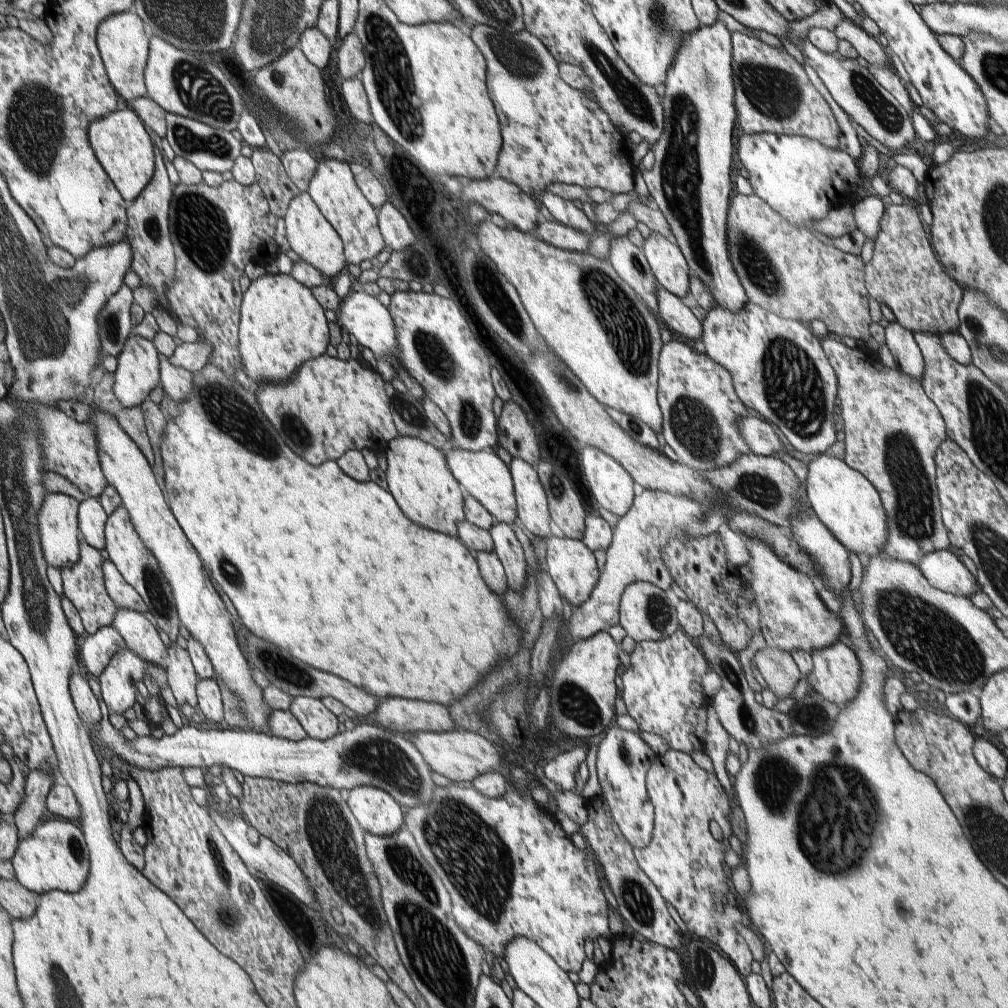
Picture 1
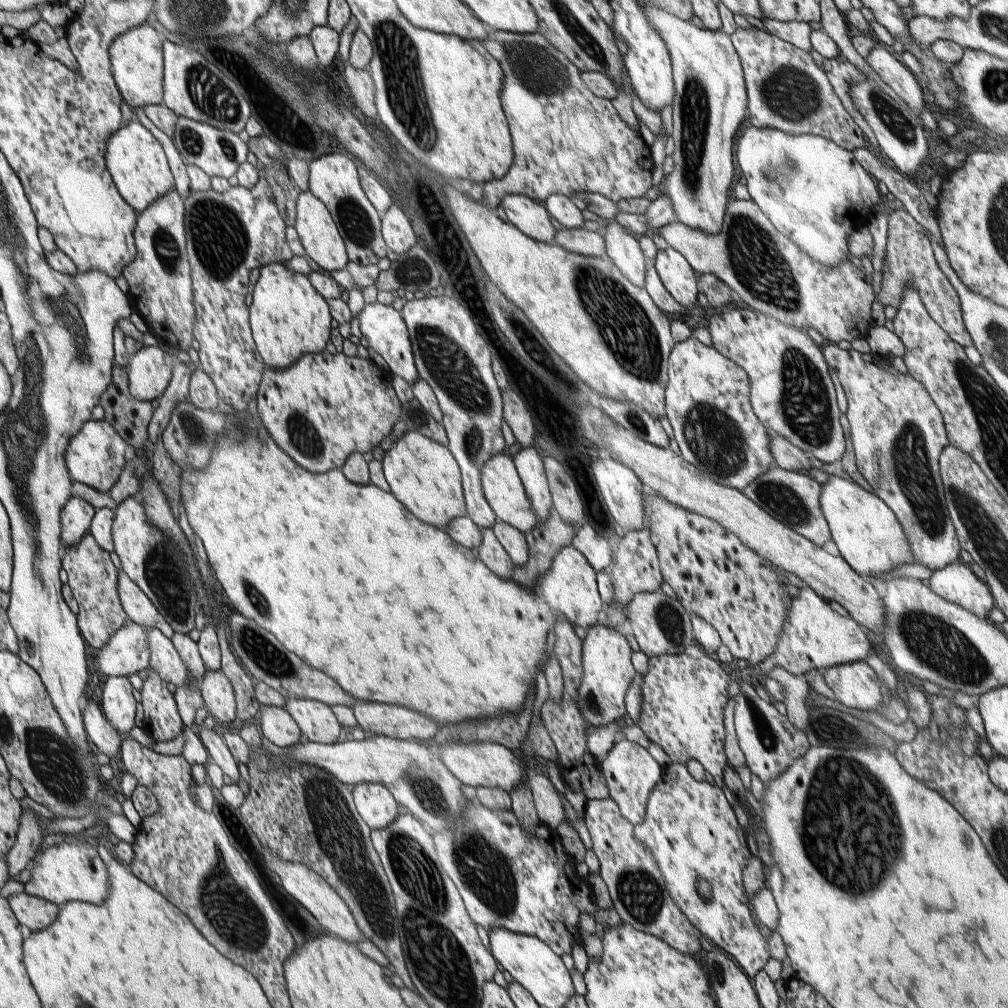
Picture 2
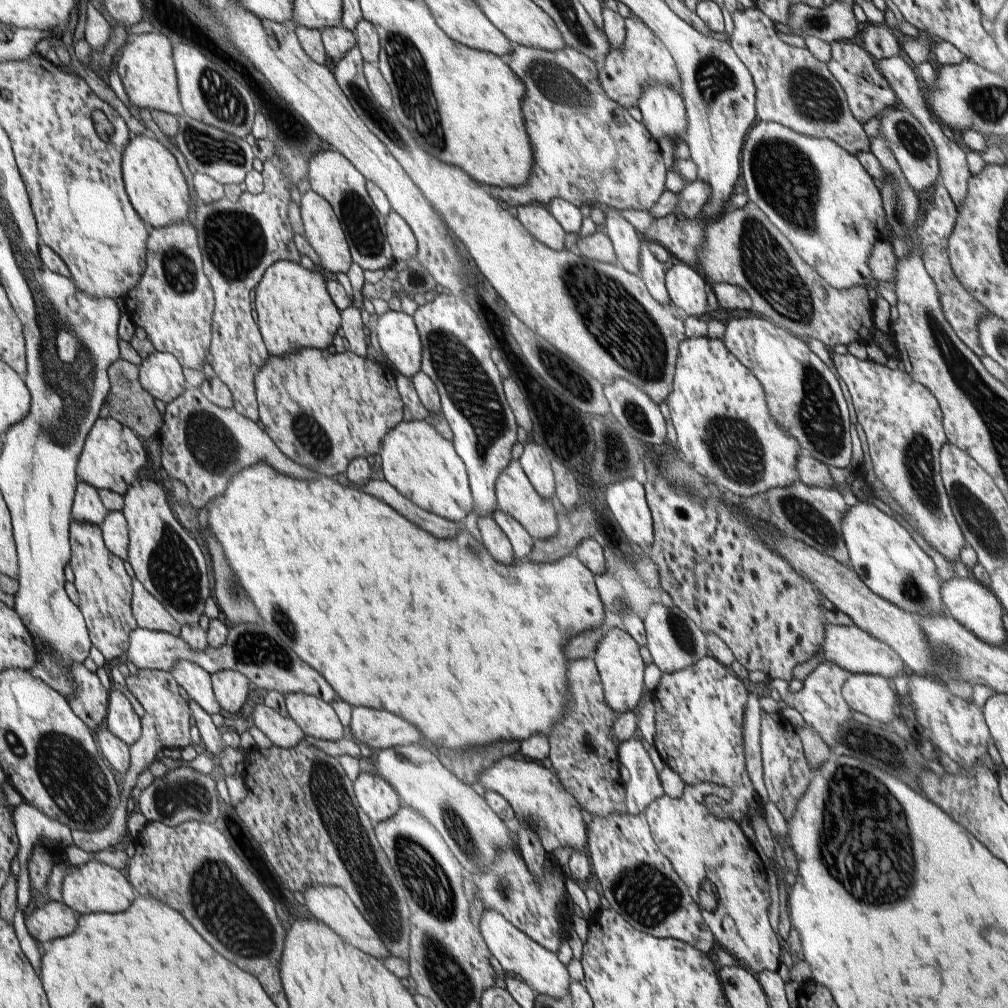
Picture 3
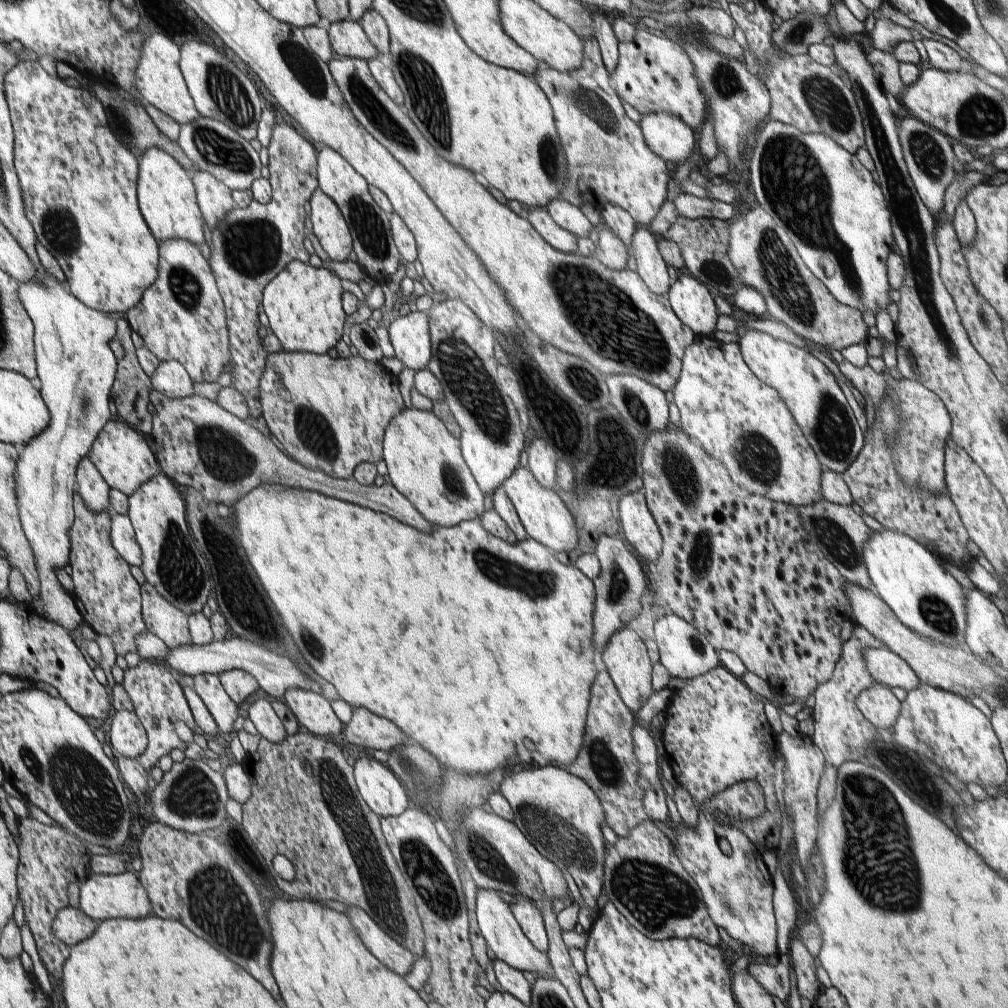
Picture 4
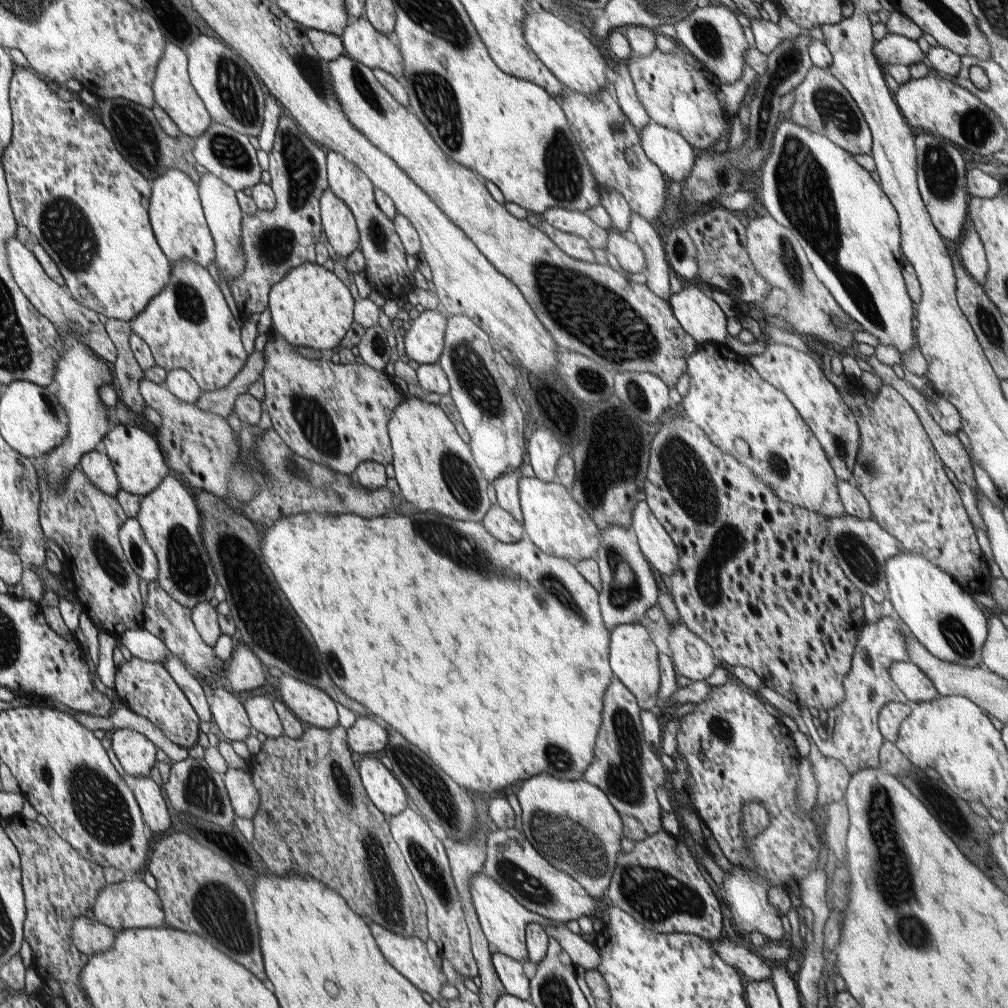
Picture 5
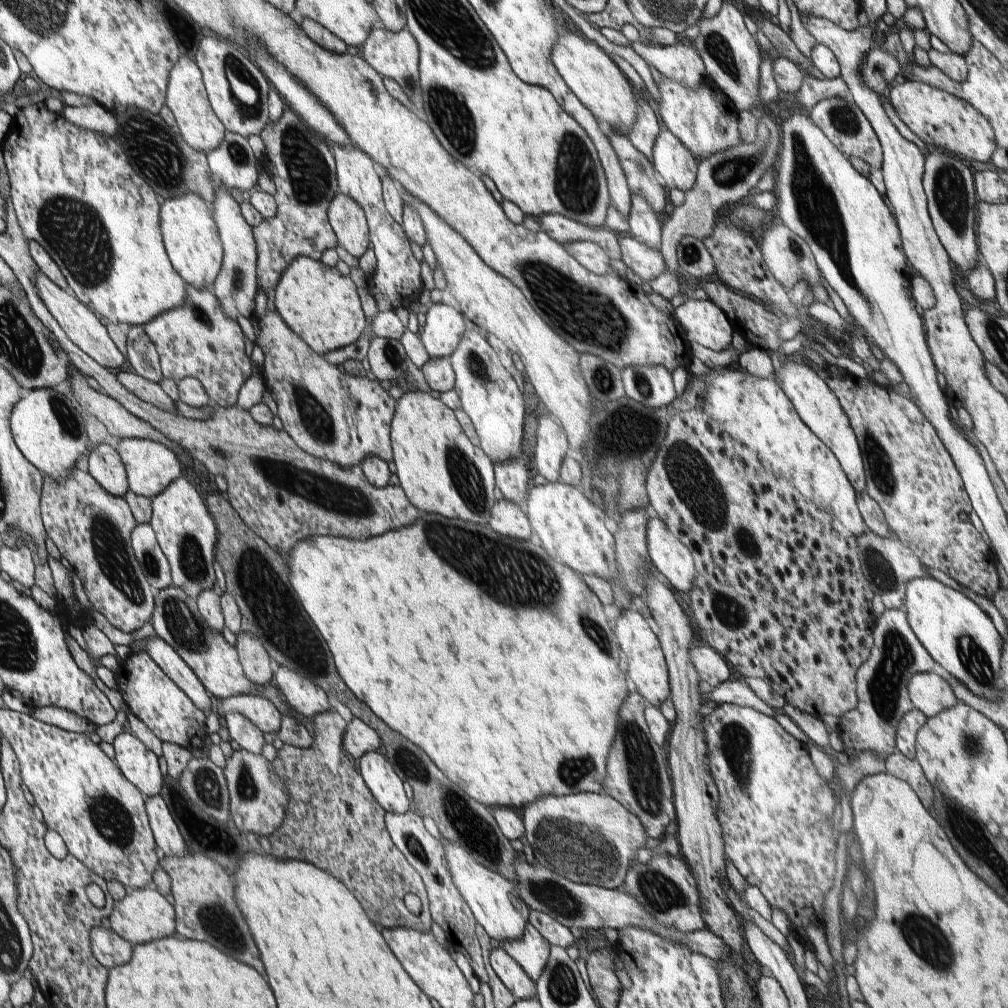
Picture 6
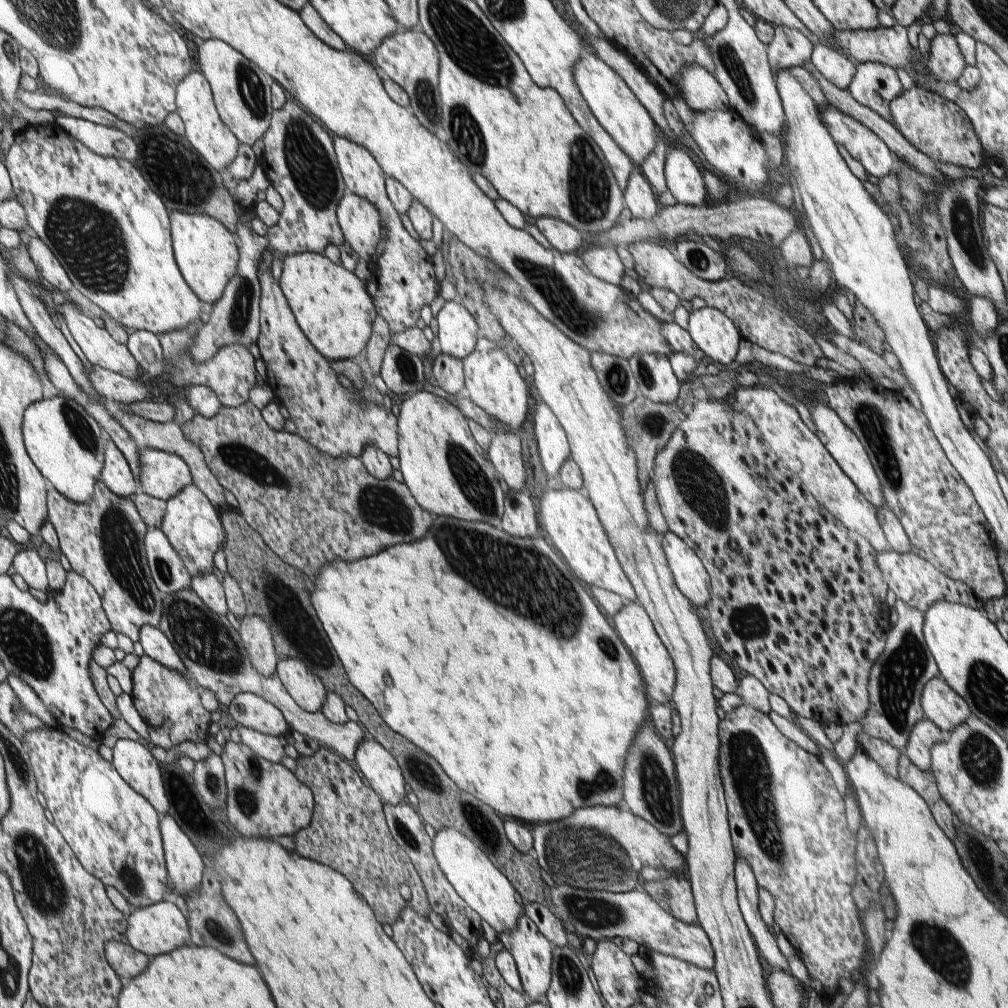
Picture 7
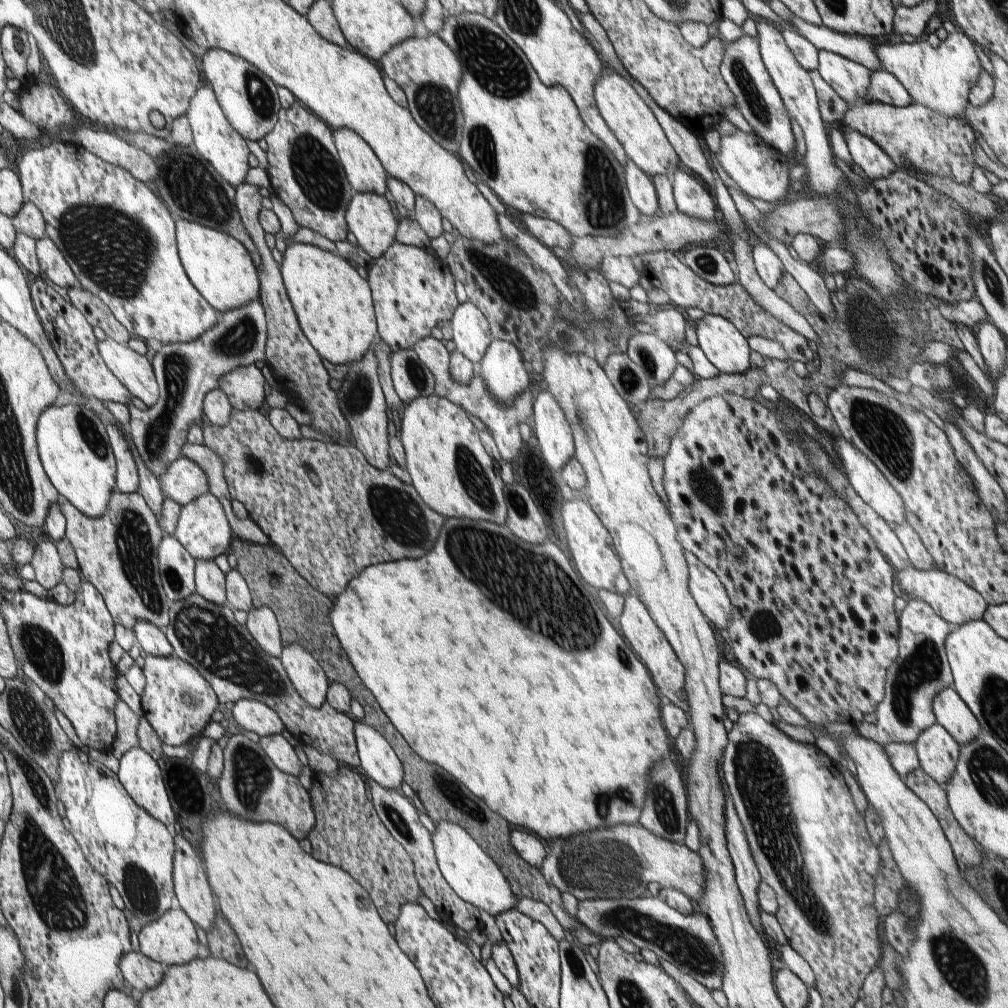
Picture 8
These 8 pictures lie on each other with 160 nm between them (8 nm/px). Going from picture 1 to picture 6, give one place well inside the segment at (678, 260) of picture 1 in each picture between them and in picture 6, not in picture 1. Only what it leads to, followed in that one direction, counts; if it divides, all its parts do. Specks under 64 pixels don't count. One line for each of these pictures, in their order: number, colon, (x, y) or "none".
2: (675, 272)
3: (685, 285)
4: (691, 301)
5: (698, 314)
6: (703, 322)

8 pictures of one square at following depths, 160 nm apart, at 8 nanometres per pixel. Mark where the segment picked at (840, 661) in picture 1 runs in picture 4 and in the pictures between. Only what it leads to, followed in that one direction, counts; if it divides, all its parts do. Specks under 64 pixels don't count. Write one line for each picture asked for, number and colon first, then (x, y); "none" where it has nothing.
2: (856, 685)
3: (870, 694)
4: (878, 705)

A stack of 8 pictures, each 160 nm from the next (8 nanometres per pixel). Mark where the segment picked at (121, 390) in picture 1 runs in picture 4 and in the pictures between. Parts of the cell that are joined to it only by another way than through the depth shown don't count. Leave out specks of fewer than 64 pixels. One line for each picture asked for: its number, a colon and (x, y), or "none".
2: (151, 369)
3: (161, 375)
4: (171, 378)

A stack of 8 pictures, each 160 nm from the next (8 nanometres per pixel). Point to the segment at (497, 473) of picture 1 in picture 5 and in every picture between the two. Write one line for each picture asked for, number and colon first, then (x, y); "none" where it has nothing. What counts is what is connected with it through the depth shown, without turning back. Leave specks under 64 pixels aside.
2: (504, 489)
3: (516, 496)
4: (546, 519)
5: (552, 519)

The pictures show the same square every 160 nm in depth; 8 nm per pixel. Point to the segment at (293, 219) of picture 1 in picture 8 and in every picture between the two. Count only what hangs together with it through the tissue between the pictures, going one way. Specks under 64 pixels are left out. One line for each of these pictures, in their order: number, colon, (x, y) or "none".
2: (316, 228)
3: (322, 229)
4: (329, 226)
5: (338, 224)
6: (349, 220)
7: (360, 221)
8: (370, 218)

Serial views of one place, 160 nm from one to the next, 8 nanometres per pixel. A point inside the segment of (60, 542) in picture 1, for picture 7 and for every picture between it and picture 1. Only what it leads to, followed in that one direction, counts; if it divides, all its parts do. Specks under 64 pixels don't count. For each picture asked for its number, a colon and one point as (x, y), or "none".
2: (76, 519)
3: (88, 507)
4: (92, 488)
5: (96, 466)
6: (106, 467)
7: (117, 474)

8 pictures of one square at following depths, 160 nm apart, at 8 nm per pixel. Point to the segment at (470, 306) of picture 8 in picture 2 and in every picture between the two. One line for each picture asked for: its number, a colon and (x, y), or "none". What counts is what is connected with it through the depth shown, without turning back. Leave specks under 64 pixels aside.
2: (384, 329)
3: (398, 336)
4: (410, 335)
5: (424, 342)
6: (445, 326)
7: (457, 333)

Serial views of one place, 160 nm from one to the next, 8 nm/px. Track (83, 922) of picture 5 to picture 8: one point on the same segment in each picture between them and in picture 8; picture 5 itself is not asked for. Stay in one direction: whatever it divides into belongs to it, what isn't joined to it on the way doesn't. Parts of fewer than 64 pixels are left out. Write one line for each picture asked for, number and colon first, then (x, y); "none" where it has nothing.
6: (110, 949)
7: (125, 960)
8: (143, 973)

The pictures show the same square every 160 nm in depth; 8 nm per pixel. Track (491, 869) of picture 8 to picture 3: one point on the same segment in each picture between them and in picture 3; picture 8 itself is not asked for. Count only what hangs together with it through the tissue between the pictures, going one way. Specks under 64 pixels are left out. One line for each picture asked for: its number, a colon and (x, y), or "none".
3: (519, 955)
4: (499, 927)
5: (503, 919)
6: (494, 901)
7: (484, 888)

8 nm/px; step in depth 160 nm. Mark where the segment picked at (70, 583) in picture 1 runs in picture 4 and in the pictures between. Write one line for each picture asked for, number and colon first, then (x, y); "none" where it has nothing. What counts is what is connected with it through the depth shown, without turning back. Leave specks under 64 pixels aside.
2: (93, 579)
3: (104, 589)
4: (109, 598)

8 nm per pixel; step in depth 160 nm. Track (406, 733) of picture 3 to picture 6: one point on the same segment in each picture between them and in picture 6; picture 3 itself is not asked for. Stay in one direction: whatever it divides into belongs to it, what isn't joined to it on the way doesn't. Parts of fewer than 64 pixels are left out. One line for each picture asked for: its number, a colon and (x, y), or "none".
4: (366, 729)
5: (367, 736)
6: (360, 739)

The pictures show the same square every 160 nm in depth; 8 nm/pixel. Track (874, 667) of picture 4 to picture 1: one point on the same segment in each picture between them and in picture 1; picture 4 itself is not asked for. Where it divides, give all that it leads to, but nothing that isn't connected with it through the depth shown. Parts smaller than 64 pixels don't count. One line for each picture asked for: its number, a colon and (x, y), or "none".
1: (793, 617)
2: (815, 637)
3: (854, 650)

